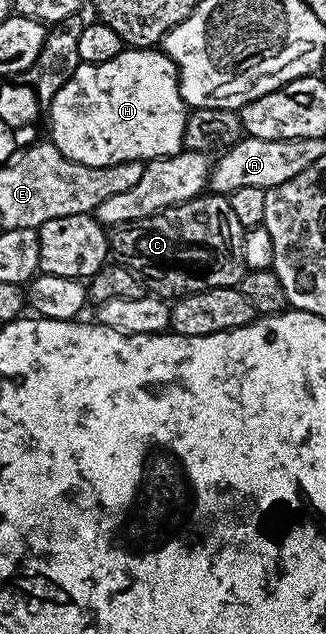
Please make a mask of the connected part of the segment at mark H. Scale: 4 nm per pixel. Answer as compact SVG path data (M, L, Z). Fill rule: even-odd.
M125 48L121 54L114 56L114 60L106 60L97 66L81 64L79 68L62 84L59 92L50 99L52 105L52 134L50 141L60 149L70 160L87 166L113 166L119 162L150 163L155 158L172 158L184 149L184 133L186 132L186 120L190 113L190 107L182 100L180 91L180 76L176 73L174 60L160 48Z

